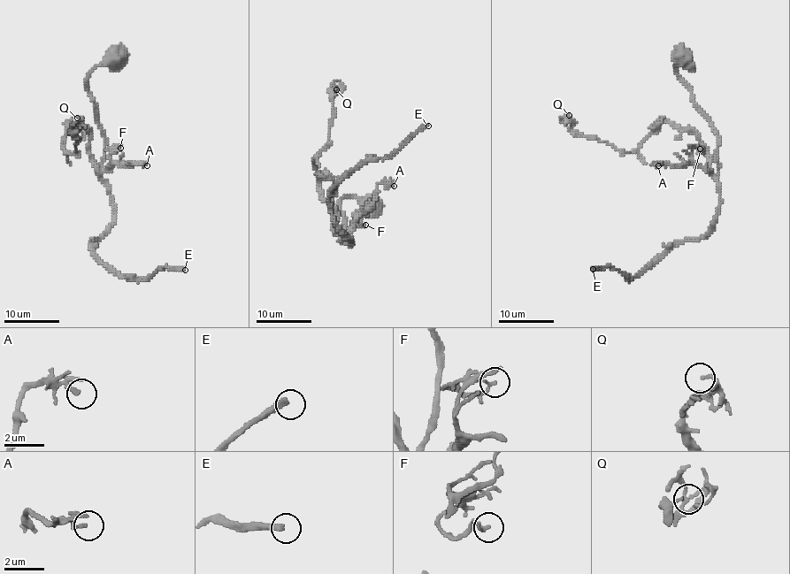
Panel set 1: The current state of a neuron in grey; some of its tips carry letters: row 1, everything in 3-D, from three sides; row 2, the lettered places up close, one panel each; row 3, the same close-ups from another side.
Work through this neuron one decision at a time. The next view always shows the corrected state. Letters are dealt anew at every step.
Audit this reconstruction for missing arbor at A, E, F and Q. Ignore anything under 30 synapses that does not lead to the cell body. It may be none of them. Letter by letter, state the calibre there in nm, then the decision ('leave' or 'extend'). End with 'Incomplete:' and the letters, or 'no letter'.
A: 190 nm | leave
E: 280 nm | extend
F: 110 nm | leave
Q: 130 nm | leave
Incomplete: E

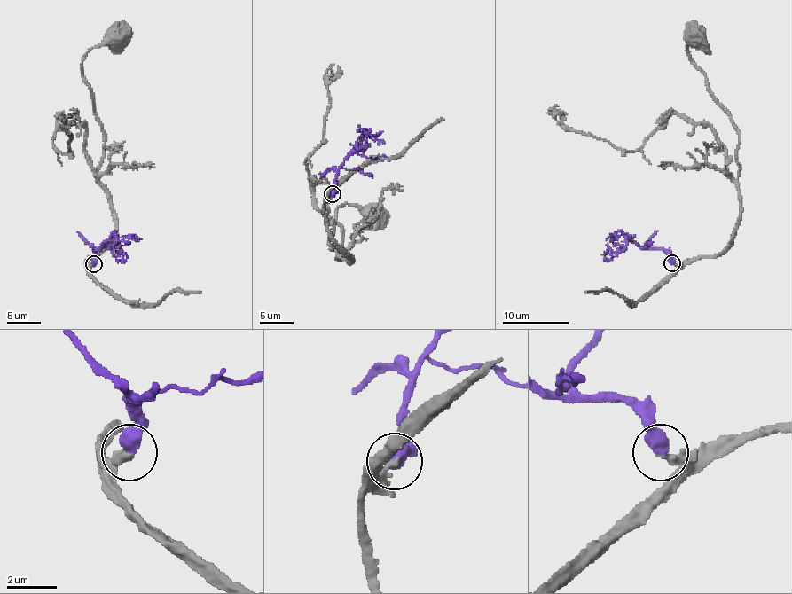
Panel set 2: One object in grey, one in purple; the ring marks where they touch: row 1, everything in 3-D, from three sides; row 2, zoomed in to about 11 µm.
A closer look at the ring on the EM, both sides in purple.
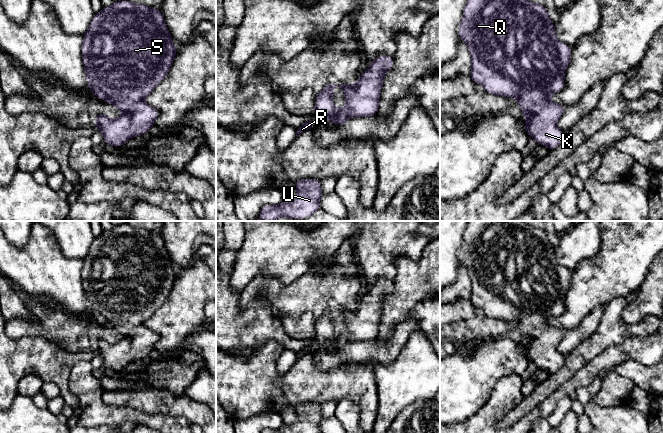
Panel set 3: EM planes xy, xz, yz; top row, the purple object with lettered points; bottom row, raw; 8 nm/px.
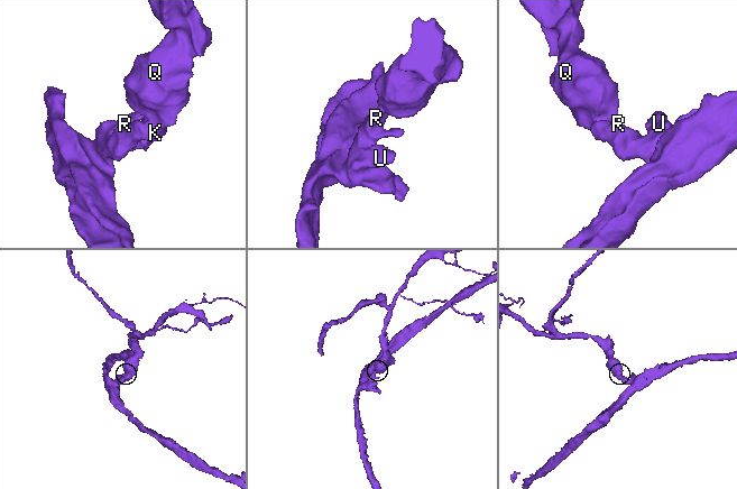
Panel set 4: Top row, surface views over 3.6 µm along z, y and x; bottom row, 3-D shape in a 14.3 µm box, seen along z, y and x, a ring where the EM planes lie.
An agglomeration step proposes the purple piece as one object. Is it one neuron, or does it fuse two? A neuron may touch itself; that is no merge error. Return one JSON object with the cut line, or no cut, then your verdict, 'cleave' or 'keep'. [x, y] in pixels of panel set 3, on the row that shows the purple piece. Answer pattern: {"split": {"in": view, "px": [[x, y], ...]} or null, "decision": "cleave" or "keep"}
{"split": null, "decision": "keep"}

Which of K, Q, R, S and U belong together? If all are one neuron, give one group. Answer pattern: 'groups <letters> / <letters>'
groups K Q R S U

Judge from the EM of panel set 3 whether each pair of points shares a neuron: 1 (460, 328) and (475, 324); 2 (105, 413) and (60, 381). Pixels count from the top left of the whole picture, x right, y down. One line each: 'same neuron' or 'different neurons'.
1: same neuron
2: different neurons

